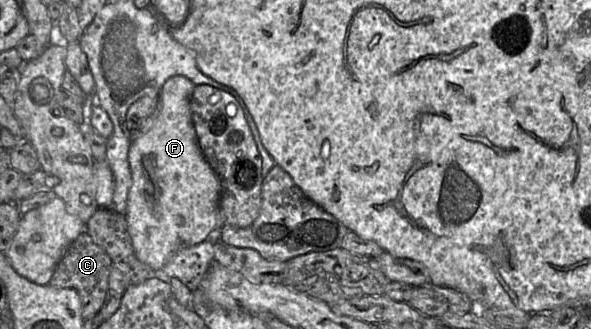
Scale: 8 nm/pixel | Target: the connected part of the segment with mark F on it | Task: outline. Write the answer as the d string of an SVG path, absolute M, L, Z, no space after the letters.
M184 76L170 77L161 88L162 108L156 121L145 134L134 136L129 148L128 161L132 186L124 216L137 258L155 271L161 270L180 248L196 245L205 240L220 239L221 186L198 145L190 111L190 100L195 86Z

